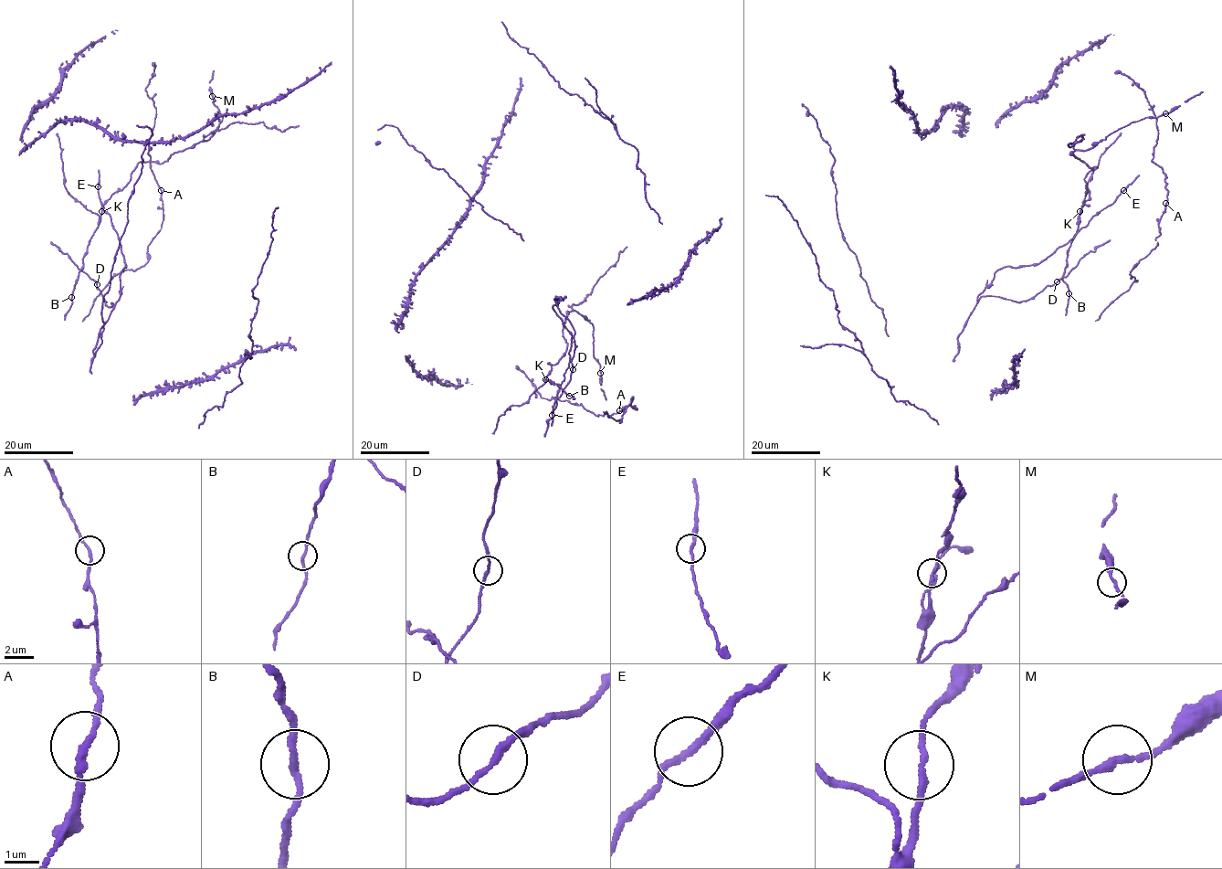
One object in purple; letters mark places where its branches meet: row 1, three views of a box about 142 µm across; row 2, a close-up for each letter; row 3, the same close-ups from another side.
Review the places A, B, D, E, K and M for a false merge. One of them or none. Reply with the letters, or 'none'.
none

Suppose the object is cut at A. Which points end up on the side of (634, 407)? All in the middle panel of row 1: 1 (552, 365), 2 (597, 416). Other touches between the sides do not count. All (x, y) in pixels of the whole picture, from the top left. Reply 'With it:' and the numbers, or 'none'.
With it: 1

